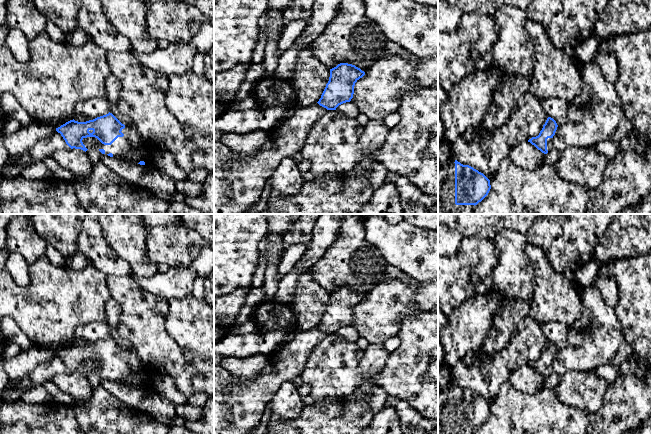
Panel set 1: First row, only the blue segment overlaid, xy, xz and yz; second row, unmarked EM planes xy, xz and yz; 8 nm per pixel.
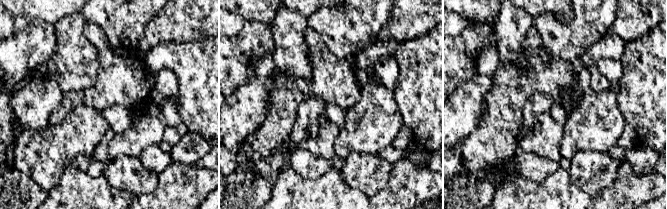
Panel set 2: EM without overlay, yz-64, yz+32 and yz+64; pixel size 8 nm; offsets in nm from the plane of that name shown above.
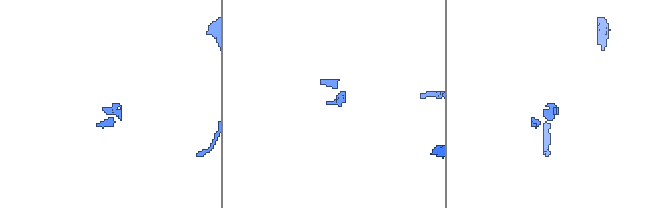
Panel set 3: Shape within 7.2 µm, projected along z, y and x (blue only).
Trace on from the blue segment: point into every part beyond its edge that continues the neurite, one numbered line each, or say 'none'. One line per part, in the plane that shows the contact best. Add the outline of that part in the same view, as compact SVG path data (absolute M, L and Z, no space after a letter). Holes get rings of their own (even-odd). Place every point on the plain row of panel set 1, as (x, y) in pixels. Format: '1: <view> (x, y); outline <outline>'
1: yz (446, 399); outline M455 387L438 393L438 434L473 434L474 431L455 428Z

